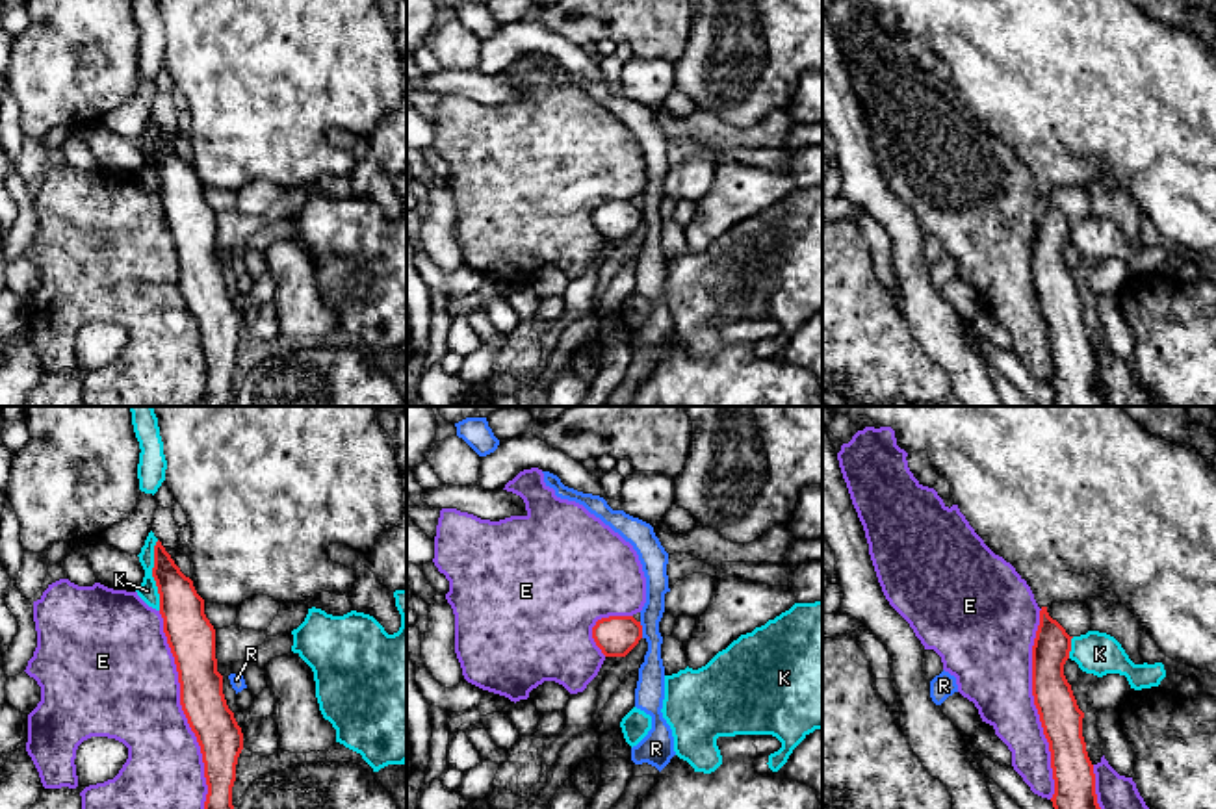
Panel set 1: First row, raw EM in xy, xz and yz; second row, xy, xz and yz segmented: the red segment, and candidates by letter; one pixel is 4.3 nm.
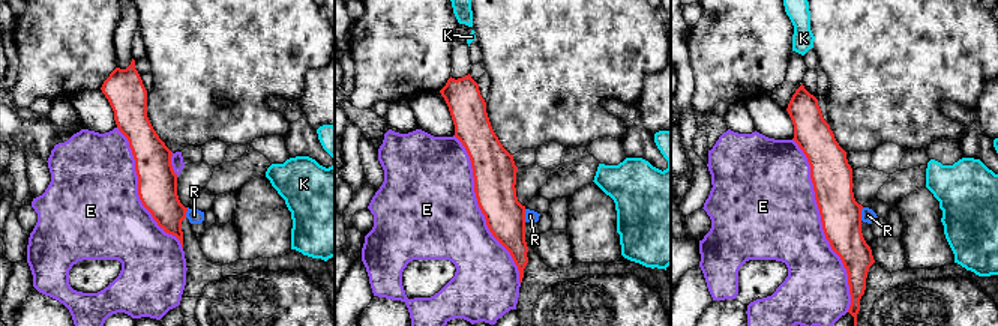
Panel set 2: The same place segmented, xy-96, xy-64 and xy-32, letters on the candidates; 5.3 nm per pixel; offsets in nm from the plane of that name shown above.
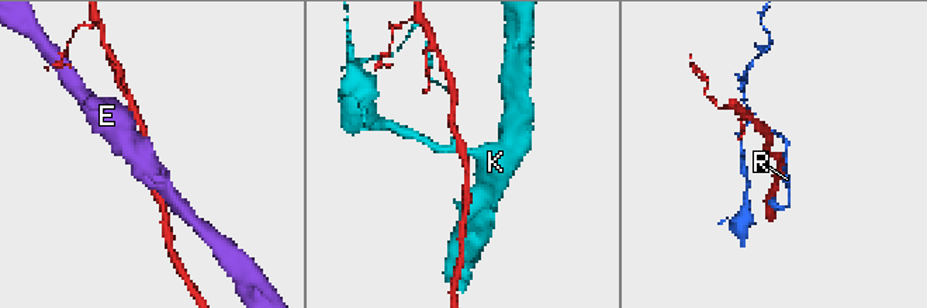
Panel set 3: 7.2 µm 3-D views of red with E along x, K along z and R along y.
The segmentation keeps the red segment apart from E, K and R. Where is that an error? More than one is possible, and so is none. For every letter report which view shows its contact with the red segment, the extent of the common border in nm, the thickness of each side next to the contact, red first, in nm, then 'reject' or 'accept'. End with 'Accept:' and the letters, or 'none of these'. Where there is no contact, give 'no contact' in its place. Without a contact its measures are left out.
E: contact in xy; length 900 nm; calibres 190 and 440 nm; reject
K: contact in xy; length 300 nm; calibres 190 and 90 nm; reject
R: contact in xz; length 70 nm; calibres 180 and 120 nm; reject
Accept: none of these

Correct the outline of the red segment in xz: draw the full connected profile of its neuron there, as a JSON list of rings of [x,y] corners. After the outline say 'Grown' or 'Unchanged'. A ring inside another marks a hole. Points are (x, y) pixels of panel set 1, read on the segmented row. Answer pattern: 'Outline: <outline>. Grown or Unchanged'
Outline: [[[633,616],[602,618],[592,638],[605,657],[626,657],[642,638],[642,625]]]. Unchanged

